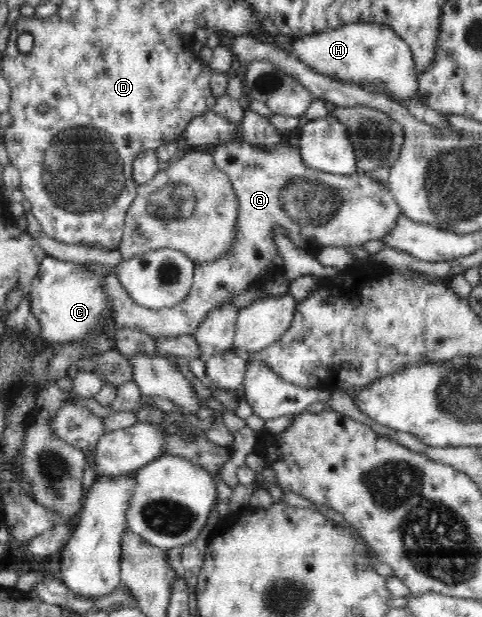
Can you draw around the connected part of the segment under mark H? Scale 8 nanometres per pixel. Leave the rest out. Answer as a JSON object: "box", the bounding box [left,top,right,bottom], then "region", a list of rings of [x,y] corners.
{"box":[289,22,421,102],"region":[[[377,22],[347,23],[323,33],[299,37],[289,47],[303,63],[329,79],[359,88],[363,85],[385,88],[395,102],[421,102],[412,51],[408,43],[387,25]]]}

